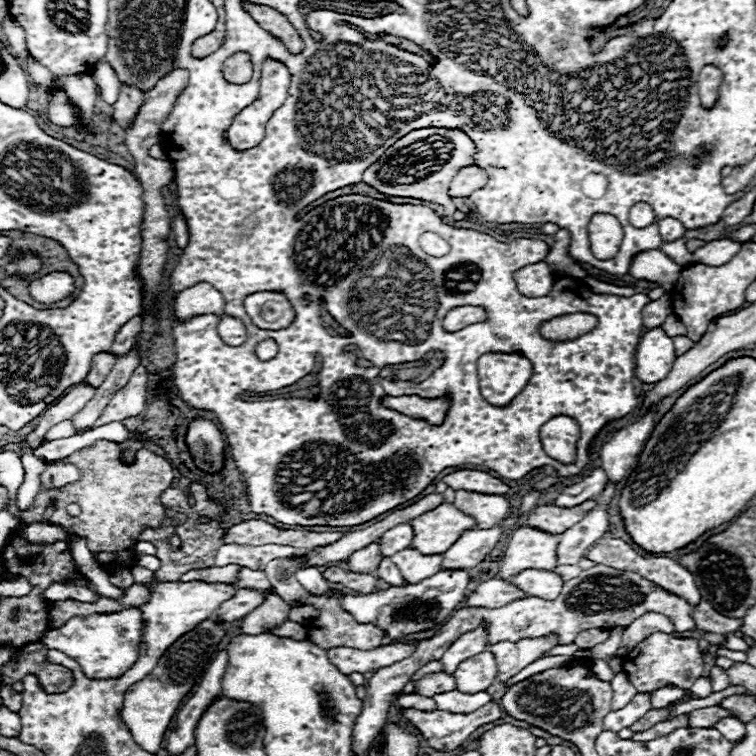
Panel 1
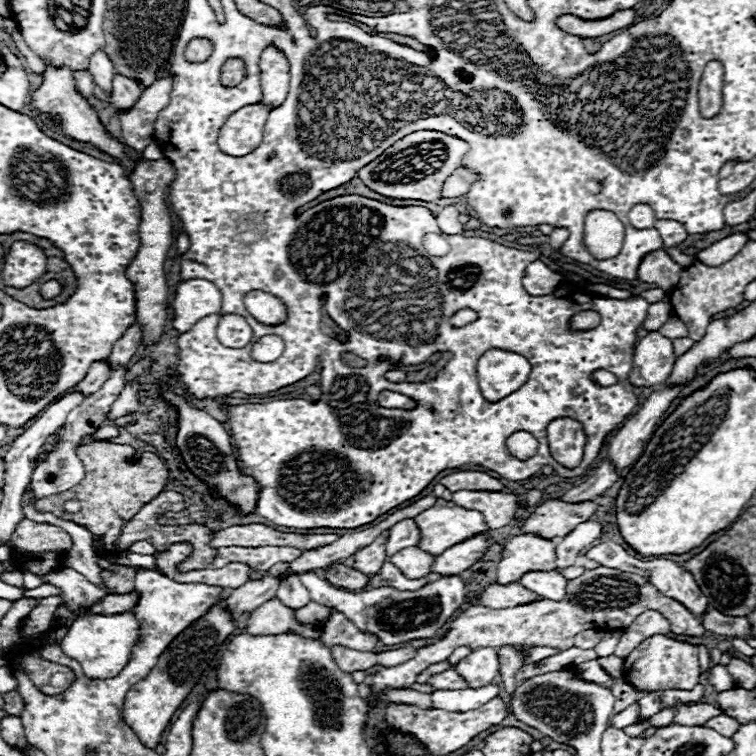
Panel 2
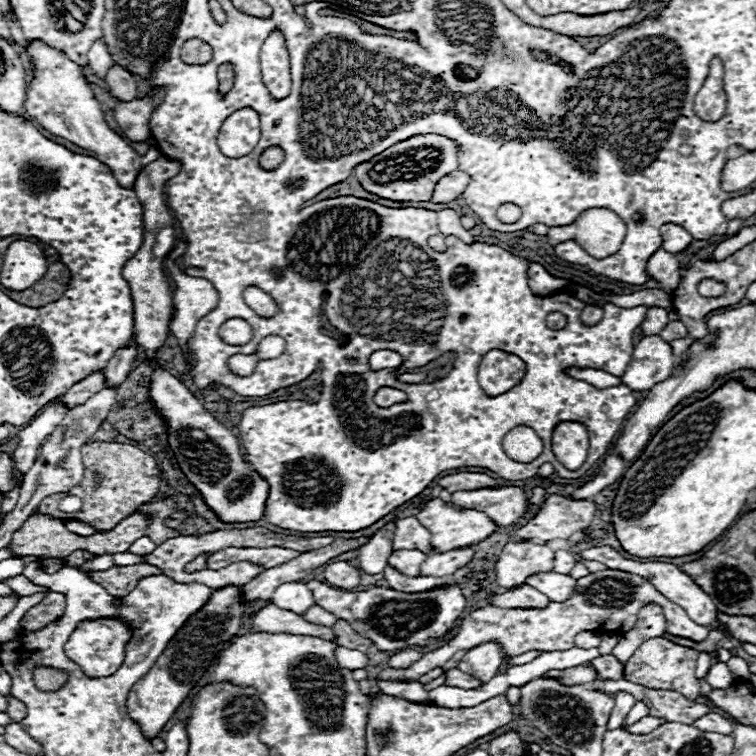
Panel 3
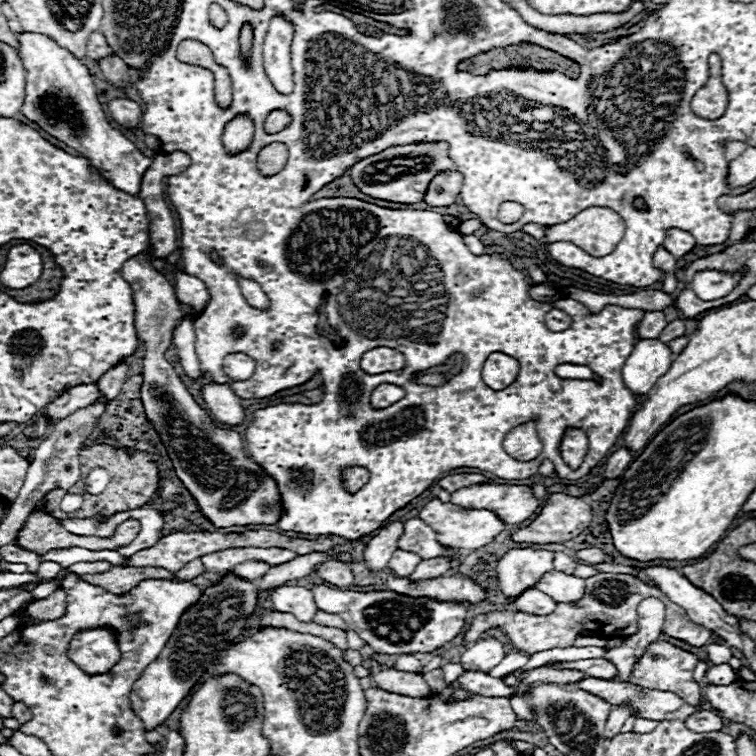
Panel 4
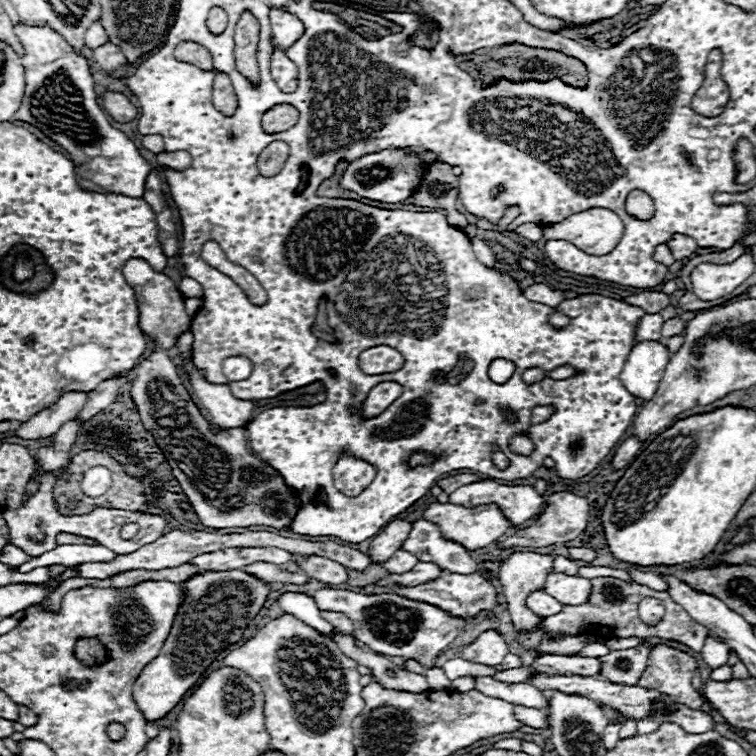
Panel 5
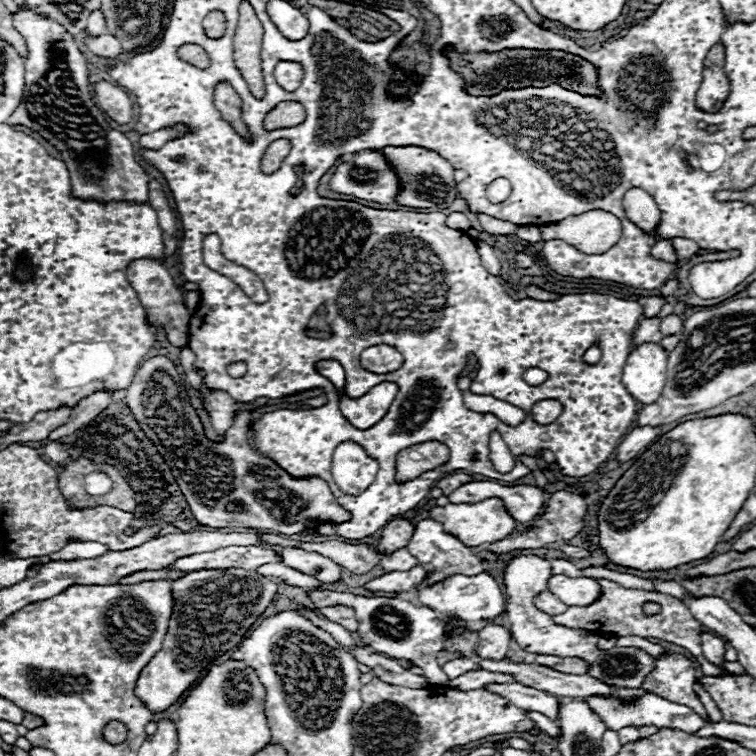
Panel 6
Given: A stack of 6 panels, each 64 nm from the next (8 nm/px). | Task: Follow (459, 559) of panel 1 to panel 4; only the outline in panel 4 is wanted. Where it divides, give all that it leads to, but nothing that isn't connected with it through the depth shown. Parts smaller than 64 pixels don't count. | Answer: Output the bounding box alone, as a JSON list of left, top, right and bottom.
[408,558,452,580]

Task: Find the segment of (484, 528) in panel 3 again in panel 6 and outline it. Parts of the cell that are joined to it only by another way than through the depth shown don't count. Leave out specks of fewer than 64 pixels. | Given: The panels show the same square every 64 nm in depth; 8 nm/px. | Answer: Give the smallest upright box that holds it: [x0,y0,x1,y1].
[430,498,516,548]

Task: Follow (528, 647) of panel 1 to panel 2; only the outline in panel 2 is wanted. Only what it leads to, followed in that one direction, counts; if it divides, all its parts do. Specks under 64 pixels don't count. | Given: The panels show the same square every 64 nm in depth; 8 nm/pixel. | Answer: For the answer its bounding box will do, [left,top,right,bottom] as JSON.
[498,646,524,694]

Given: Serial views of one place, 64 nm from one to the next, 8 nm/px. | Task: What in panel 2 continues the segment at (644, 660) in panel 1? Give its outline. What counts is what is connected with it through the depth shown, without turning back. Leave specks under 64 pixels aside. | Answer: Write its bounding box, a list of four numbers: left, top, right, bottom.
[624,634,700,692]

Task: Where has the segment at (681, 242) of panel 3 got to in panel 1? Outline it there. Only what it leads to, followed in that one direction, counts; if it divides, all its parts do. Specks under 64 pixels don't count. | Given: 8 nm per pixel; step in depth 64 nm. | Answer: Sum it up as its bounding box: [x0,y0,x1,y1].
[658,218,686,242]

